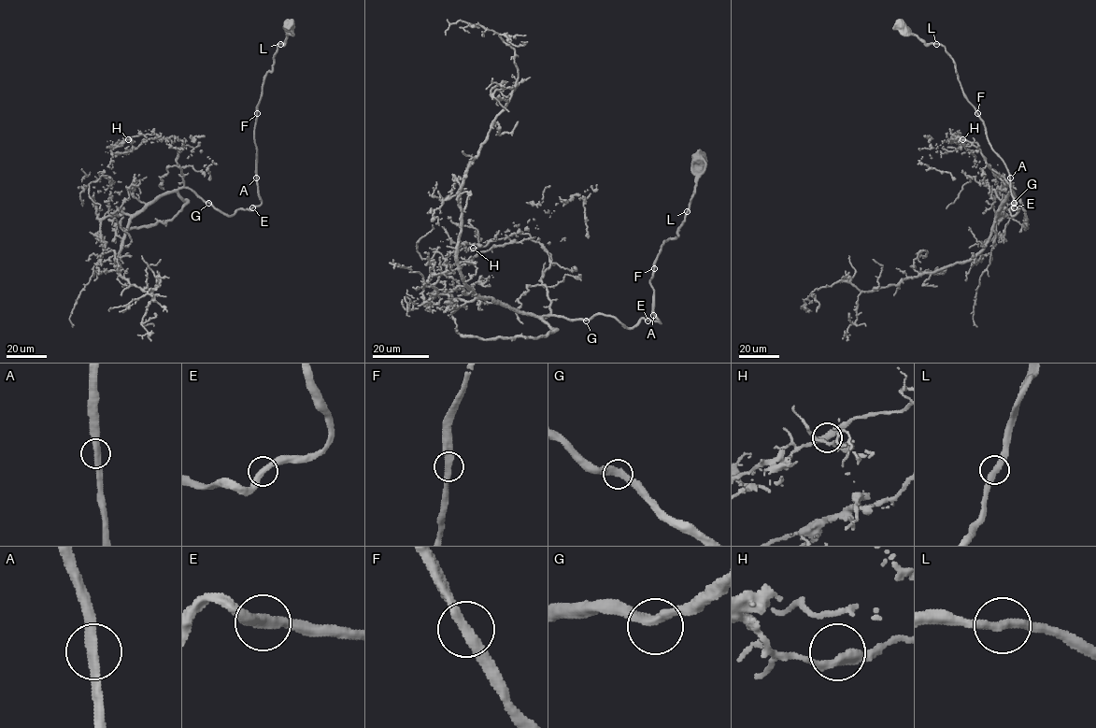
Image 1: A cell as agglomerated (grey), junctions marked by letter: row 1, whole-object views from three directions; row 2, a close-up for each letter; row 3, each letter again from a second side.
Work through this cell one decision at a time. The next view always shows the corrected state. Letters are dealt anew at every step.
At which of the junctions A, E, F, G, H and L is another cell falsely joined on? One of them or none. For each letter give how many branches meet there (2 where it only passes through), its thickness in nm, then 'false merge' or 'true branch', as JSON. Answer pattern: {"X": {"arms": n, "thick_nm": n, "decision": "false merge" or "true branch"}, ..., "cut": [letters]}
{"A": {"arms": 2, "thick_nm": 380, "decision": "true branch"}, "E": {"arms": 2, "thick_nm": 380, "decision": "true branch"}, "F": {"arms": 2, "thick_nm": 380, "decision": "true branch"}, "G": {"arms": 2, "thick_nm": 380, "decision": "true branch"}, "H": {"arms": 2, "thick_nm": 380, "decision": "true branch"}, "L": {"arms": 2, "thick_nm": 360, "decision": "true branch"}, "cut": []}

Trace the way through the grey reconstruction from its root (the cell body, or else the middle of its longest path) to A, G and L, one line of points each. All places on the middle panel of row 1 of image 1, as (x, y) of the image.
A: (699, 159), (695, 159), (695, 191), (686, 219), (677, 235), (662, 244), (654, 264), (650, 279), (653, 315)
G: (699, 159), (686, 219), (661, 246), (650, 279), (660, 322), (642, 318), (626, 328), (601, 314), (586, 321)
L: (699, 159), (695, 159), (695, 191), (687, 211)

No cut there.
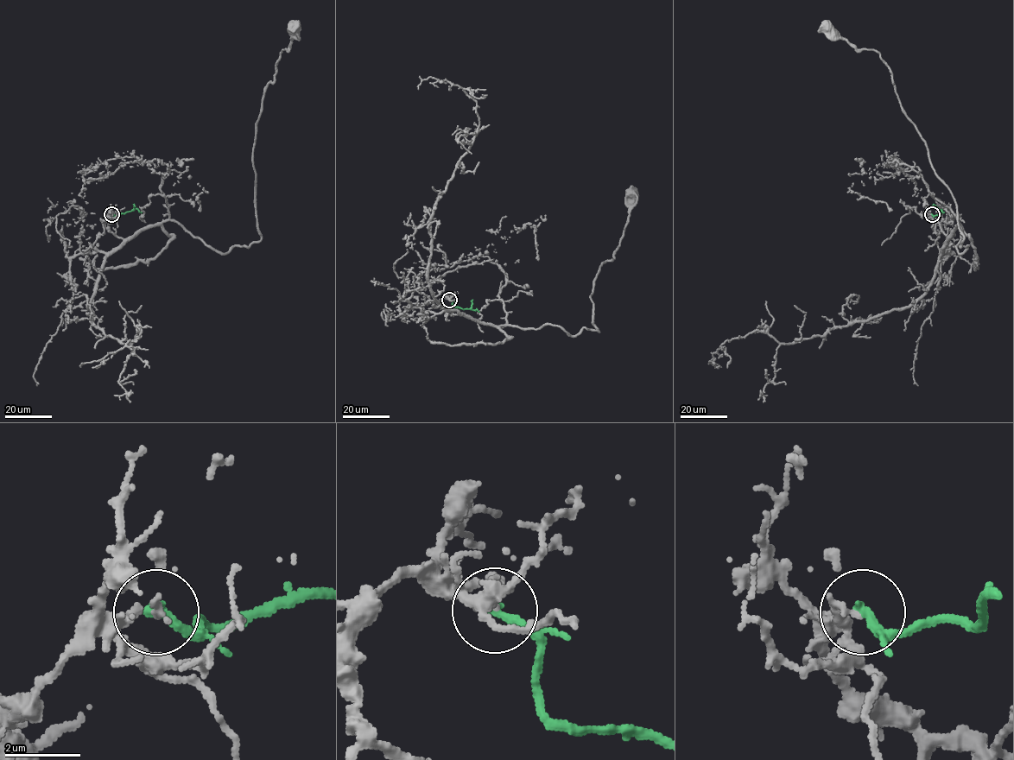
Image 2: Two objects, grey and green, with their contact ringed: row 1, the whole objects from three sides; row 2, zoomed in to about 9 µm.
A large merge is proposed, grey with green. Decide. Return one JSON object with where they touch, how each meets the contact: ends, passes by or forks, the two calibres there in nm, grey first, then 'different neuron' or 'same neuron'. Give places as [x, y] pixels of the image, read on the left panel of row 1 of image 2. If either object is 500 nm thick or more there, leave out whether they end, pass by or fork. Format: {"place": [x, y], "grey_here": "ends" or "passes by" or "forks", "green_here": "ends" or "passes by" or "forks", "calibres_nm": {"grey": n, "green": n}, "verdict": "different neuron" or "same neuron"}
{"place": [111, 214], "grey_here": "ends", "green_here": "ends", "calibres_nm": {"grey": 130, "green": 280}, "verdict": "different neuron"}

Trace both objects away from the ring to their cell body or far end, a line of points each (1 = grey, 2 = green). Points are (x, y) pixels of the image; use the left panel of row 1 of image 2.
1: (111, 215), (104, 224), (124, 239), (174, 220), (223, 253), (261, 240), (255, 123), (294, 25)
2: (111, 214), (136, 208), (141, 212)

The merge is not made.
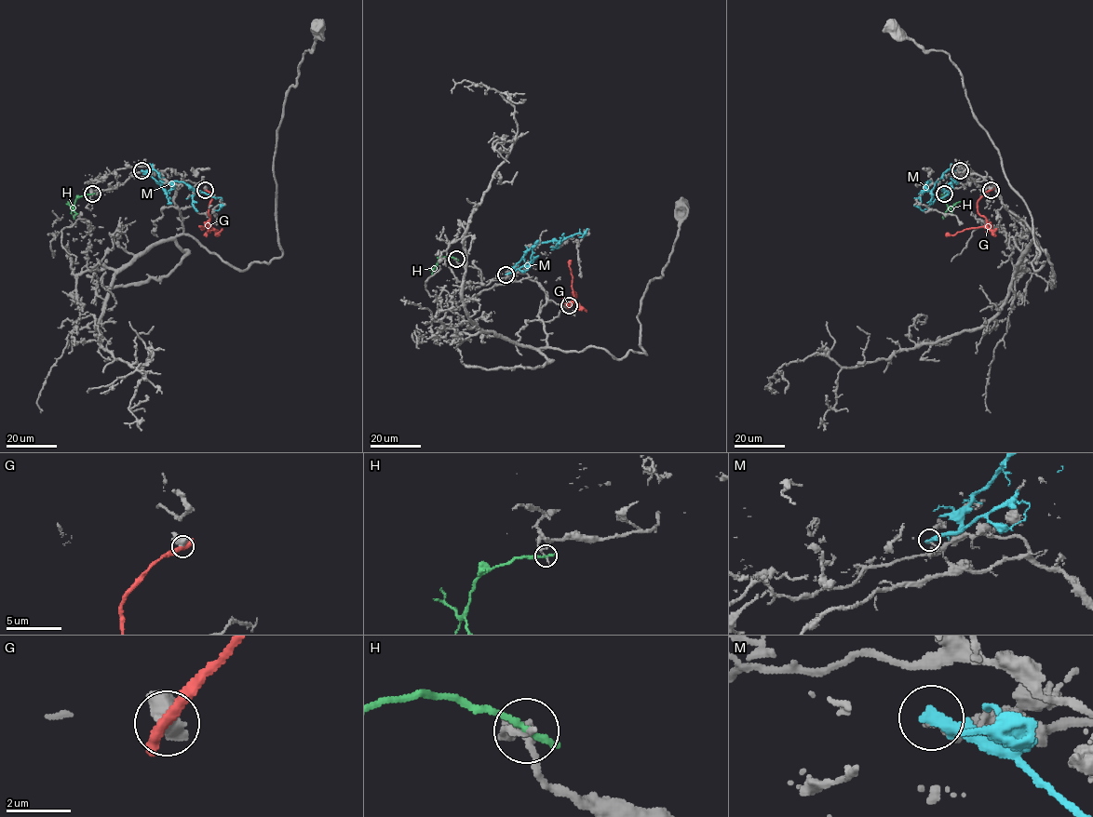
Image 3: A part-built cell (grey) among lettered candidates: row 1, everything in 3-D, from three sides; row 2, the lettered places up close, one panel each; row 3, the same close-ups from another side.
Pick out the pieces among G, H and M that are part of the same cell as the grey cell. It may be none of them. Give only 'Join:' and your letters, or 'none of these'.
Join: none of these

